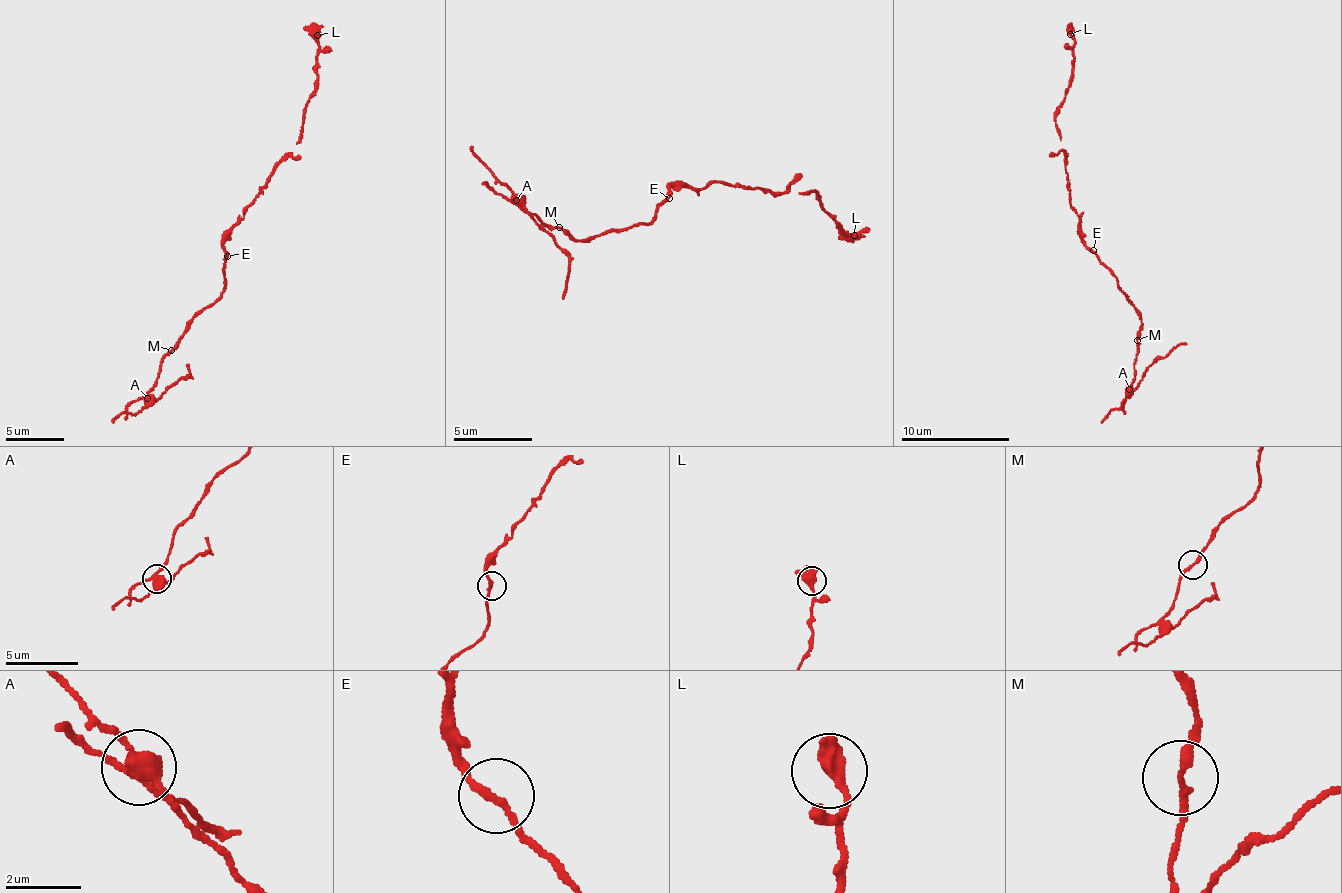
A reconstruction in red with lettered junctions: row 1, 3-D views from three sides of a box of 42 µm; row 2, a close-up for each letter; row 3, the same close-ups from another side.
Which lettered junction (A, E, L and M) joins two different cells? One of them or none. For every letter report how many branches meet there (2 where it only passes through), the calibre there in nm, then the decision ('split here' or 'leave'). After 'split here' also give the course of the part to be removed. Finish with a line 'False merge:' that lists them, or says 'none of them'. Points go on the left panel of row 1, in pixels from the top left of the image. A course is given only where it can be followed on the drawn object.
A: 4 branches meet; 400 nm thick; split here; foreign part runs (146, 397), (157, 398), (189, 376), (187, 364)
E: 2 branches meet; 200 nm thick; leave
L: 2 branches meet; 440 nm thick; leave
M: 2 branches meet; 200 nm thick; leave
False merge: A

